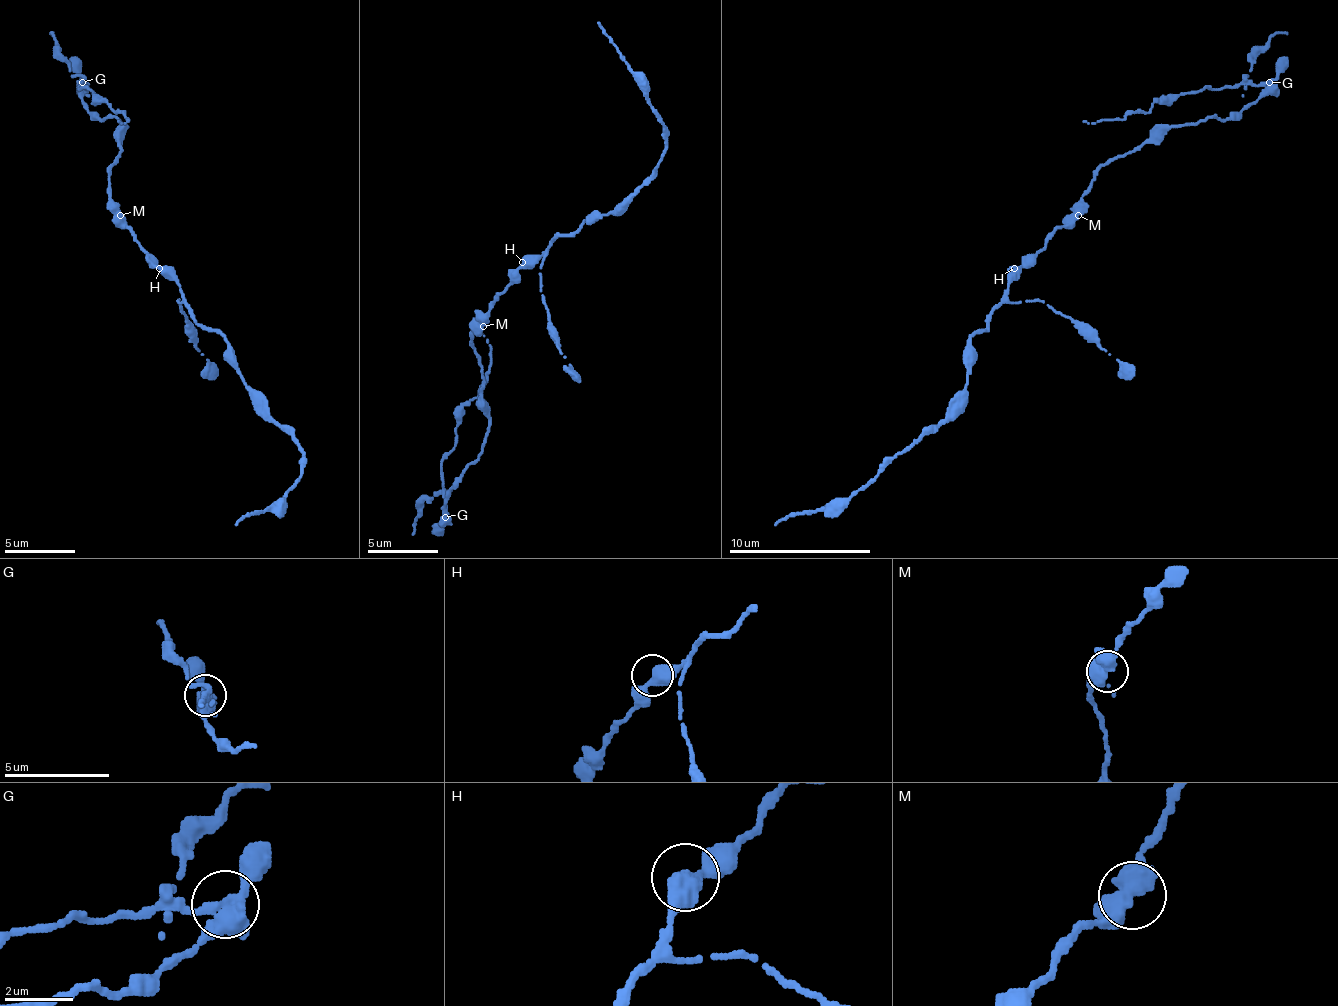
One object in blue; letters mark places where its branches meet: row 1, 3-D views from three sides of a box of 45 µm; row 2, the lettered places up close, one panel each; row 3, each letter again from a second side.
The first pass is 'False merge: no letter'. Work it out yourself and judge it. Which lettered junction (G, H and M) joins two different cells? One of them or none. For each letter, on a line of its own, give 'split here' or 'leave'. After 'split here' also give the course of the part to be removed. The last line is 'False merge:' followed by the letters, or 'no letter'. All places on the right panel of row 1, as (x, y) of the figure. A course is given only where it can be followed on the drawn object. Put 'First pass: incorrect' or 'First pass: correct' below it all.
G: split here | (1270, 83), (1163, 97), (1146, 111), (1121, 119), (1082, 122)
H: leave
M: leave
False merge: G
First pass: incorrect

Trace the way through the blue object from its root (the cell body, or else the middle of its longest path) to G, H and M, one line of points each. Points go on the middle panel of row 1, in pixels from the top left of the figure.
G: (490, 304), (472, 329), (472, 347), (483, 365), (483, 411), (490, 432), (483, 454), (451, 489), (444, 518)
H: (490, 304), (508, 287), (522, 262)
M: (490, 304), (490, 315), (483, 326)

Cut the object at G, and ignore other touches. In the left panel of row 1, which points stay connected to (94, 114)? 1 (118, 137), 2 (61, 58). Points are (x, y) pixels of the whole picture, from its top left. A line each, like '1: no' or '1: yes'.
1: yes
2: no

